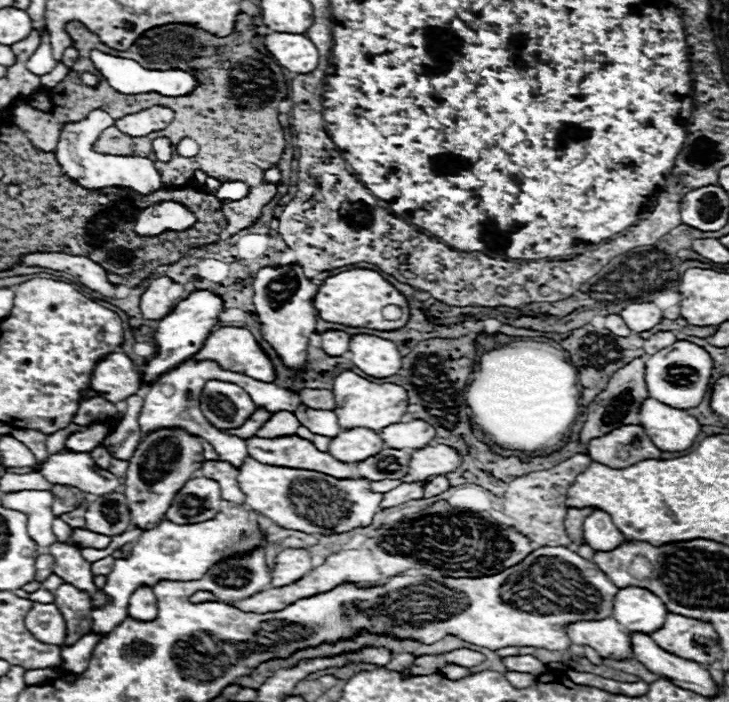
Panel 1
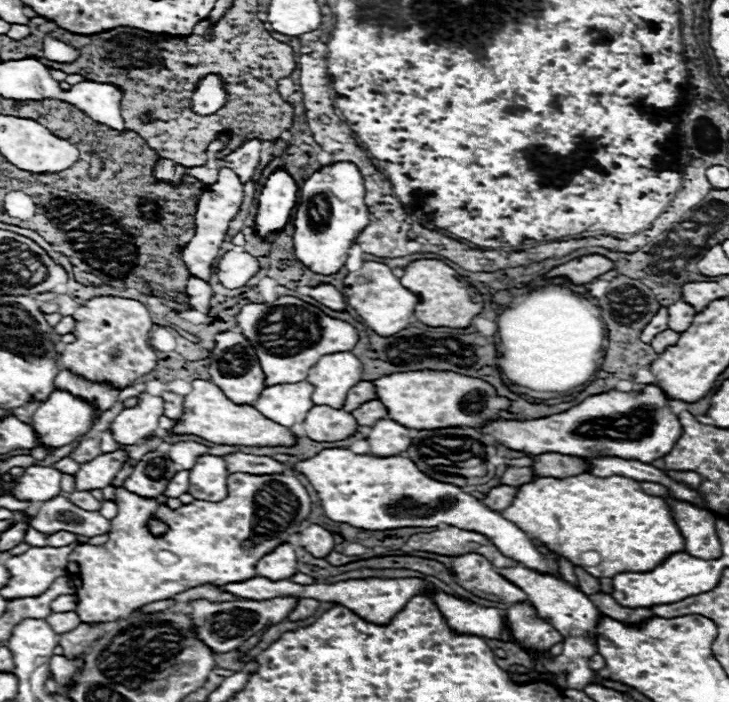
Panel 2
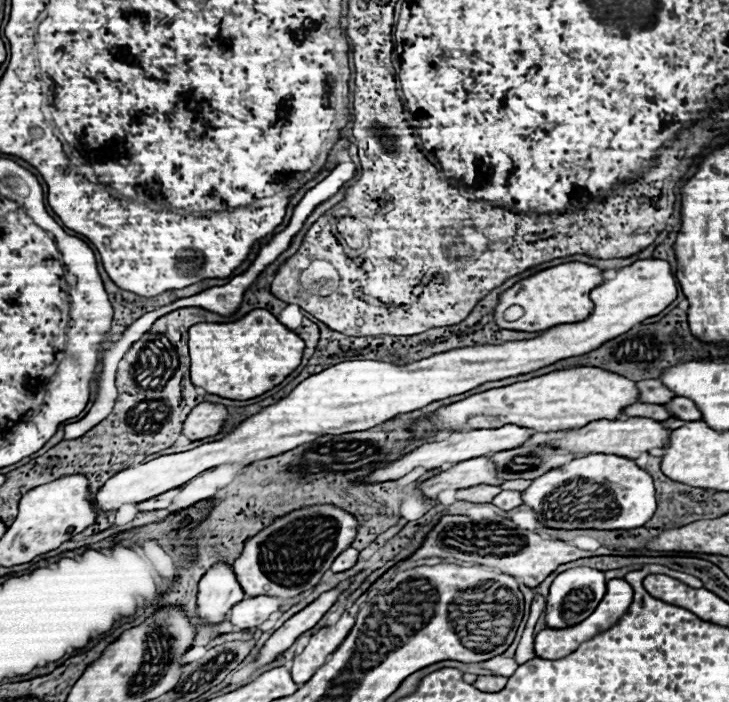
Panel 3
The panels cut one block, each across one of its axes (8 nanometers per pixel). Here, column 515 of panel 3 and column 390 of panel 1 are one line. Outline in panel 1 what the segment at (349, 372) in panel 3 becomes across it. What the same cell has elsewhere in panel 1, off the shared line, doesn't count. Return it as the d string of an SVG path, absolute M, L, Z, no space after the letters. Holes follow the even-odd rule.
M372 334L352 336L350 360L356 368L374 378L394 376L402 368L402 356L396 344Z

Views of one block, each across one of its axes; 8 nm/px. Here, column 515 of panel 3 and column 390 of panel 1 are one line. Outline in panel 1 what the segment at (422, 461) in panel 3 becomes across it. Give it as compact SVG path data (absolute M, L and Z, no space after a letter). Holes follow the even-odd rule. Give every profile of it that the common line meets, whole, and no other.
M422 420L398 422L398 424L382 428L380 438L384 438L386 448L418 450L418 448L424 448L430 444L430 440L434 438L434 428Z

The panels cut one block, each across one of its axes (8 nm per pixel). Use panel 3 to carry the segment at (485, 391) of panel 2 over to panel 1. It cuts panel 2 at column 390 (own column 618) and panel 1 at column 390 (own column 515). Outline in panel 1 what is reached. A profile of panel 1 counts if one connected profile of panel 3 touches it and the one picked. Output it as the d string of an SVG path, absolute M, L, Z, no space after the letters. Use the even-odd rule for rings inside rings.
M346 370L340 376L334 378L334 402L336 402L336 416L338 424L342 428L370 428L370 430L382 430L384 426L390 426L392 422L400 422L400 418L406 414L408 406L408 394L398 384L374 384L364 380L362 376Z

